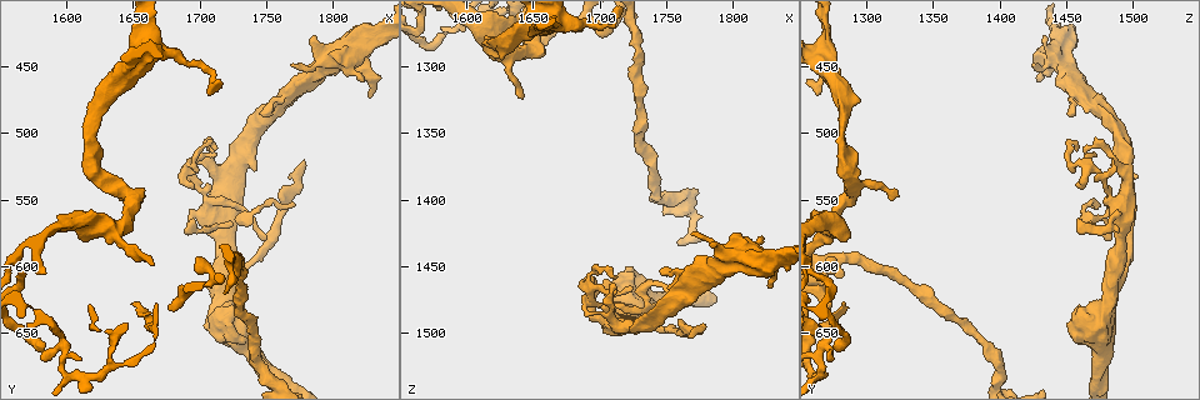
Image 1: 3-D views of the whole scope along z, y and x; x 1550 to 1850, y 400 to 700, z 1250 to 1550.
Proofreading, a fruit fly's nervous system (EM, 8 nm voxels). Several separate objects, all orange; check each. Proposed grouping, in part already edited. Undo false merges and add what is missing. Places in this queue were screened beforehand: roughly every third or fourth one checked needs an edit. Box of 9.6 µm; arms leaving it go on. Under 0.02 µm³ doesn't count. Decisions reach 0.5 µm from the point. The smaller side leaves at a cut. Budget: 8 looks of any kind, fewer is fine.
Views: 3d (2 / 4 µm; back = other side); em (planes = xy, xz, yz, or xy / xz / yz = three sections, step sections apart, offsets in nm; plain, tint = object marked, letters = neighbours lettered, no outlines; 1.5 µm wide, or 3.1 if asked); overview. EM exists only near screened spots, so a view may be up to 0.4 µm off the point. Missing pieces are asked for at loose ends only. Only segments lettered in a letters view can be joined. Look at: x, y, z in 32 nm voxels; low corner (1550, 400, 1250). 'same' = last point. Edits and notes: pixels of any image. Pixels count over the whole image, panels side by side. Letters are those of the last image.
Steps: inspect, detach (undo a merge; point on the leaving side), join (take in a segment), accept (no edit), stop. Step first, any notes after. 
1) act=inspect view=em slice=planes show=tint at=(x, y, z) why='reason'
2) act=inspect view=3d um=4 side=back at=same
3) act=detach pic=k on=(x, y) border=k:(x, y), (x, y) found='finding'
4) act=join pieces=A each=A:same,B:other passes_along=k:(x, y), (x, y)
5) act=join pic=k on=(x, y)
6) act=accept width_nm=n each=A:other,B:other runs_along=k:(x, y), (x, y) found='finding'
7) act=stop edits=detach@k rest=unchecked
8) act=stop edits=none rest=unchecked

act=inspect view=3d um=4 at=(1780, 520, 1494) why='long arm stops here'

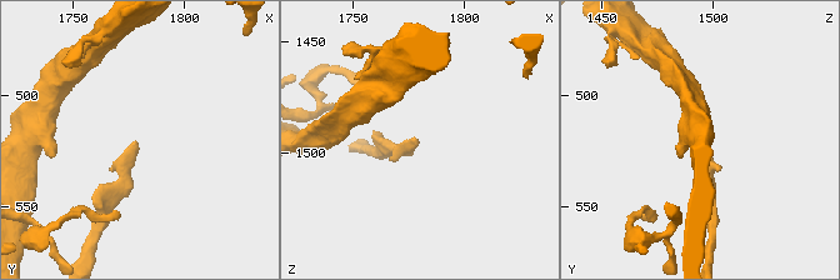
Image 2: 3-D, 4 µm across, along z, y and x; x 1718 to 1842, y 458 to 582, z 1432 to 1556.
act=inspect view=em slice=planes show=plain at=(1778, 520, 1495) why='shape alone is not enough'

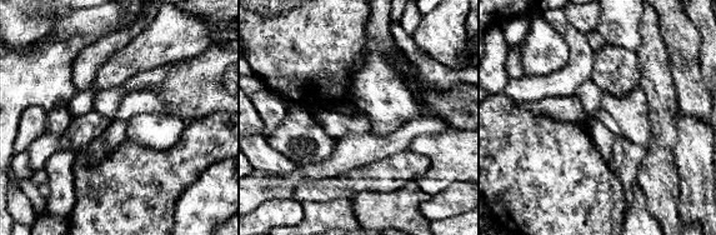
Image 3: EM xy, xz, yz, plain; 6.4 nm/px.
act=inspect view=em slice=planes show=letters at=same

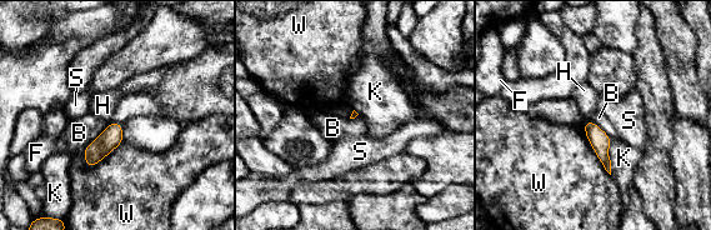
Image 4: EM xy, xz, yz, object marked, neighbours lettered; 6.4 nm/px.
act=accept each=B:other,F:other,H:other,K:other,S:other,W:other found='no lettered segment goes on from it'

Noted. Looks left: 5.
act=inspect view=em slice=yz step=4 show=letters at=(1750, 578, 1480) why='free end'

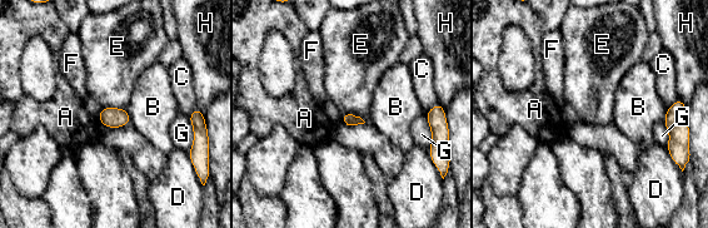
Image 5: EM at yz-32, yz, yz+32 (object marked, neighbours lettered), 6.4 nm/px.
act=inspect view=em slice=planes show=letters at=same why='cut it another way'

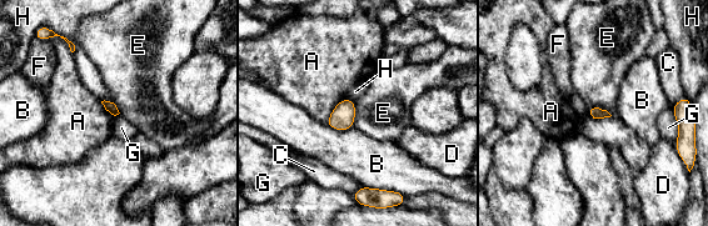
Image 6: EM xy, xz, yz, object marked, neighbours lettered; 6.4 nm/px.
act=accept each=A:other,B:other,C:other,D:other,E:other,F:other,G:other,H:other found='no lettered segment goes on from it'

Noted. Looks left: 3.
act=inspect view=3d um=2 at=(1640, 546, 1326) why='thin end'

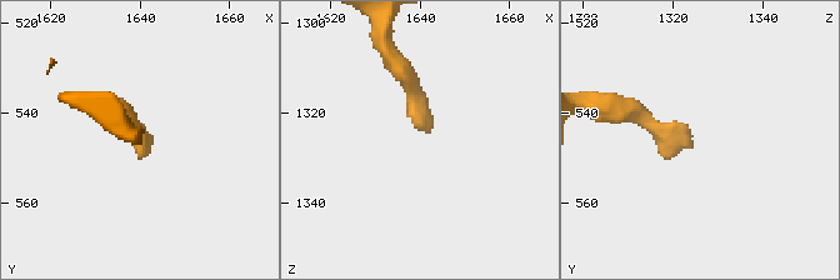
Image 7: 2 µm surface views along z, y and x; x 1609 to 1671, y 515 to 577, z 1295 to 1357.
act=inspect view=em slice=planes show=plain at=(1642, 546, 1324) why='now the EM'

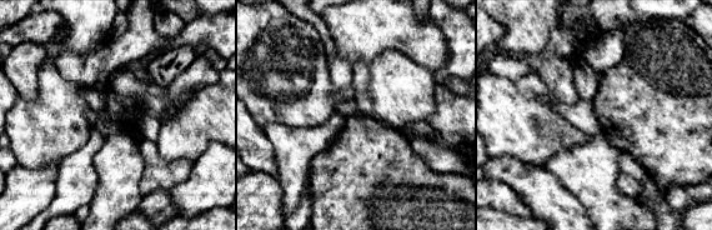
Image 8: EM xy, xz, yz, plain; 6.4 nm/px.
act=inspect view=em slice=planes show=letters at=same

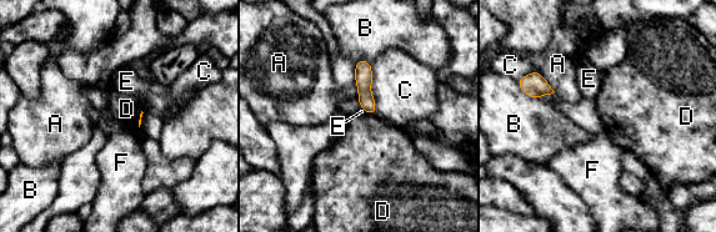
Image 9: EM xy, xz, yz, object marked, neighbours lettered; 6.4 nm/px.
act=accept longest_contact=C:340nm each=A:other,B:other,C:other,D:other,E:other,F:other runs_along=9:(362, 62), (364, 96), (372, 111) found='no lettered segment goes on from it'

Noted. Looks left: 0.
act=stop edits=none rest=unchecked

